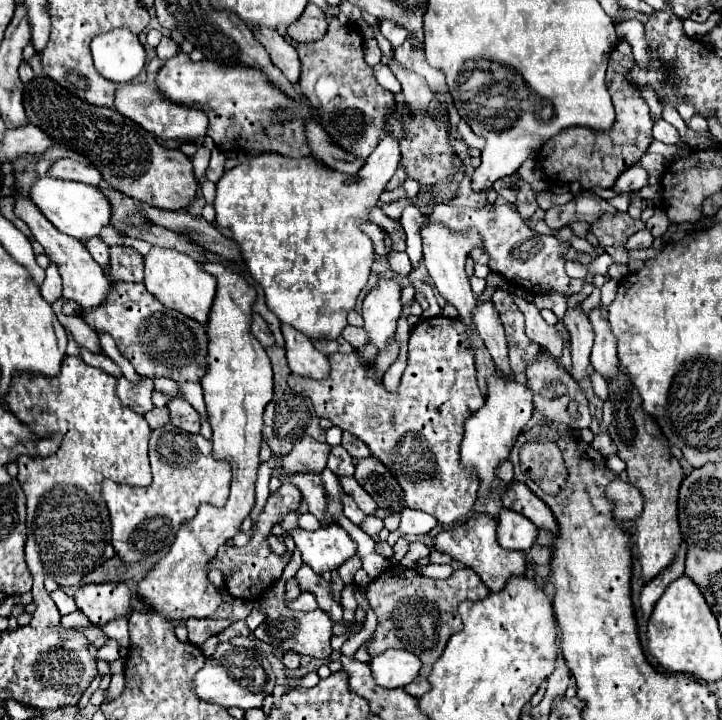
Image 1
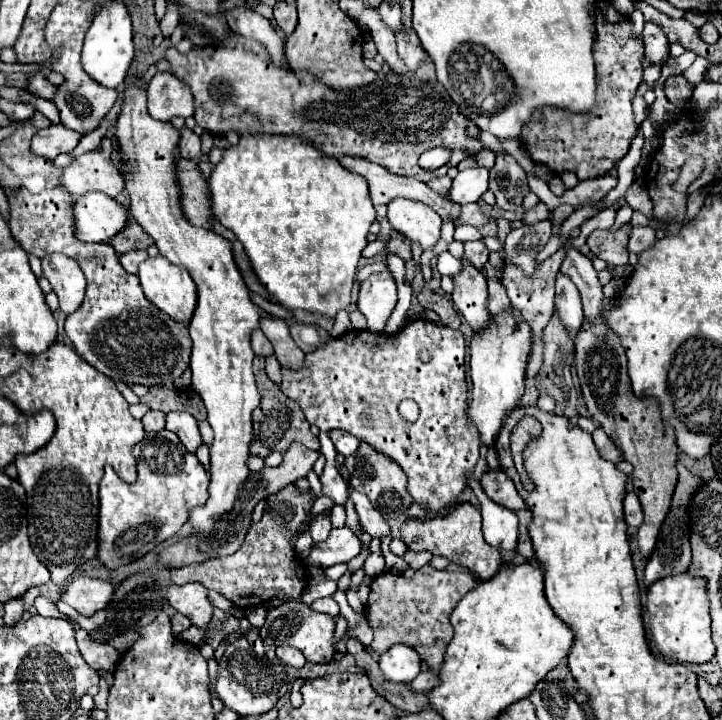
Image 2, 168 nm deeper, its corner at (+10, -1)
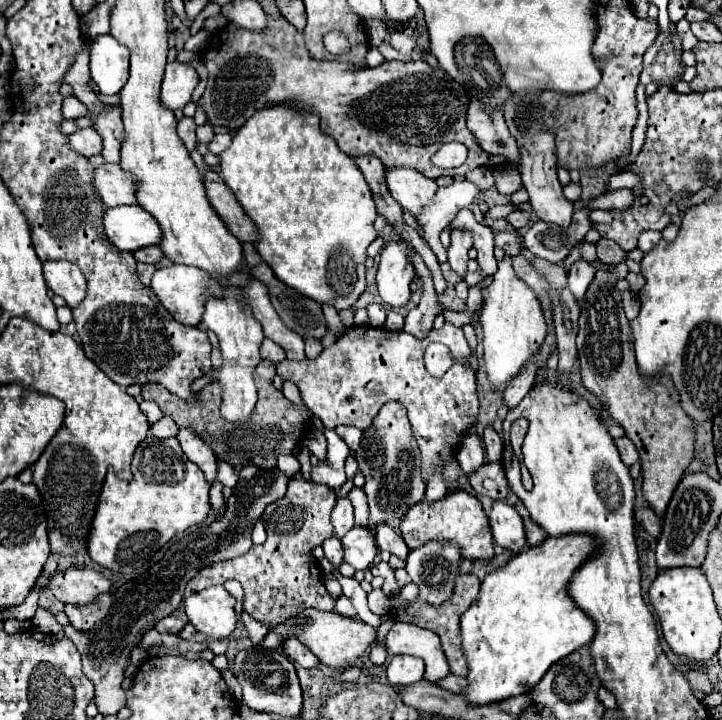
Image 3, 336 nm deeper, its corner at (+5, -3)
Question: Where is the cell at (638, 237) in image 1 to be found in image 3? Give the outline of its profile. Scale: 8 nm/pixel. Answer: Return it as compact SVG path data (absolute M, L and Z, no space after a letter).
M644 231L640 235L640 239L638 239L638 249L642 249L644 253L648 253L660 239L662 239L660 231Z

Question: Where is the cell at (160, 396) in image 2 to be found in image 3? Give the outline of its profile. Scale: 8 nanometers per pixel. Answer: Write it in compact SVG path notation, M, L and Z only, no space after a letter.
M262 361L258 369L254 371L254 383L258 389L258 403L254 413L250 415L250 421L246 425L232 425L222 421L220 415L220 403L222 403L222 387L218 383L210 383L200 391L200 401L196 405L184 403L176 395L172 395L168 389L164 389L158 383L146 383L142 385L142 397L156 401L162 409L164 415L172 417L178 427L188 427L202 437L202 441L214 451L214 455L232 467L242 467L242 465L256 465L262 469L276 467L278 455L292 453L298 441L304 437L304 425L310 421L310 413L306 405L294 405L290 403L282 391L272 387L272 377L276 375L276 367L270 365L270 361Z

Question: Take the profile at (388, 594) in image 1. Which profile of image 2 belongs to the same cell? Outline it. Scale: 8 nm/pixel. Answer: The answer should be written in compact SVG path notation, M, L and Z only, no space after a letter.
M429 565L421 567L411 579L389 571L377 575L371 583L371 593L365 603L365 617L375 635L369 649L381 655L395 643L403 643L413 647L421 661L437 671L443 663L445 647L453 637L449 615L461 597L465 597L465 593L477 585L477 579L469 571L439 571Z

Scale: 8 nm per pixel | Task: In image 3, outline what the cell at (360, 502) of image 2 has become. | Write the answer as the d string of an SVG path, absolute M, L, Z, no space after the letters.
M386 523L376 525L376 543L378 543L380 551L388 551L390 555L396 555L398 559L408 557L408 547L406 547L404 539Z

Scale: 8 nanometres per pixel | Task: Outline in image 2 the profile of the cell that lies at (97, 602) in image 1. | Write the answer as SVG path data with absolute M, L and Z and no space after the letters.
M77 577L63 587L61 599L65 603L69 603L73 609L77 609L81 615L89 617L89 615L95 615L97 611L101 611L109 605L113 591L115 589L109 581Z

